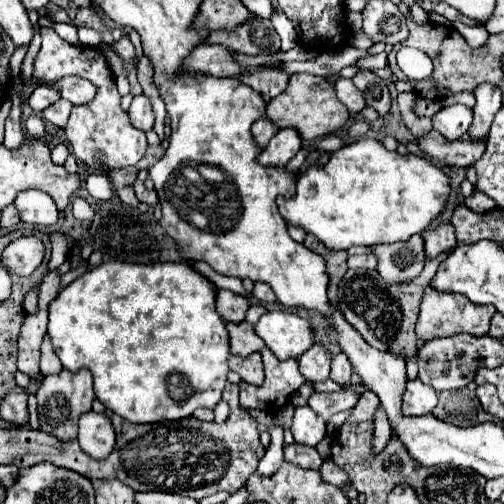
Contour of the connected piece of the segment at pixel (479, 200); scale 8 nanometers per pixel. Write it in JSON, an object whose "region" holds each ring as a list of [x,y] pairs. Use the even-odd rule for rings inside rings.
{"region":[[[478,190],[474,192],[474,196],[466,198],[464,204],[466,204],[472,212],[476,212],[476,214],[486,214],[486,212],[492,212],[492,210],[496,208],[496,204],[494,204],[486,194],[480,194]]]}

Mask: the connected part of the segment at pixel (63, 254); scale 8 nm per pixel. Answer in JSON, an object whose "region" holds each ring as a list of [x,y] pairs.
{"region":[[[50,232],[50,241],[52,243],[52,252],[50,257],[50,270],[56,270],[66,258],[68,258],[68,238],[62,232]]]}

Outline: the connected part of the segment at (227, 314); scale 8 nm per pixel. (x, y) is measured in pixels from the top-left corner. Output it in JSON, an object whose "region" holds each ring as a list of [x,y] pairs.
{"region":[[[216,290],[216,310],[228,322],[240,322],[246,316],[250,302],[246,296],[234,294],[230,290]]]}

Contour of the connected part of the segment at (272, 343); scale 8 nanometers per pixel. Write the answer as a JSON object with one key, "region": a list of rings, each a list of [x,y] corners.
{"region":[[[266,312],[254,328],[278,360],[298,360],[312,346],[312,330],[308,320],[294,312]]]}

